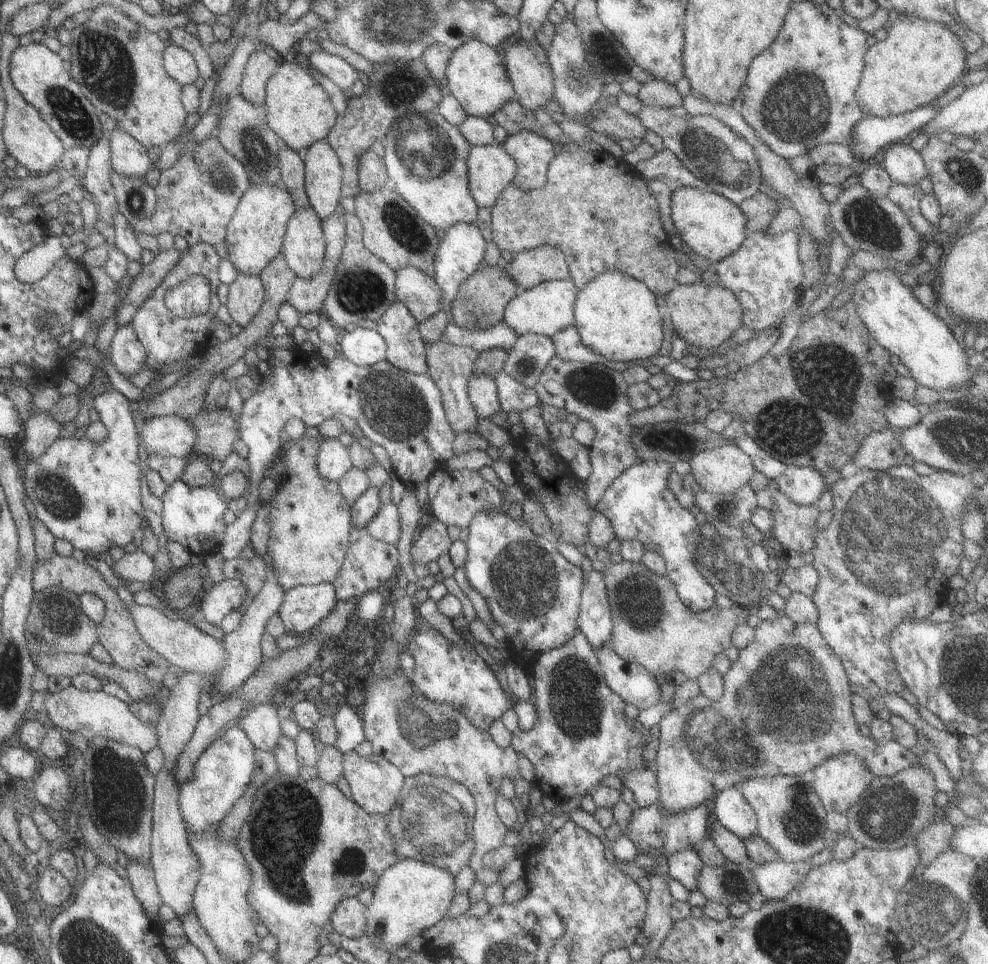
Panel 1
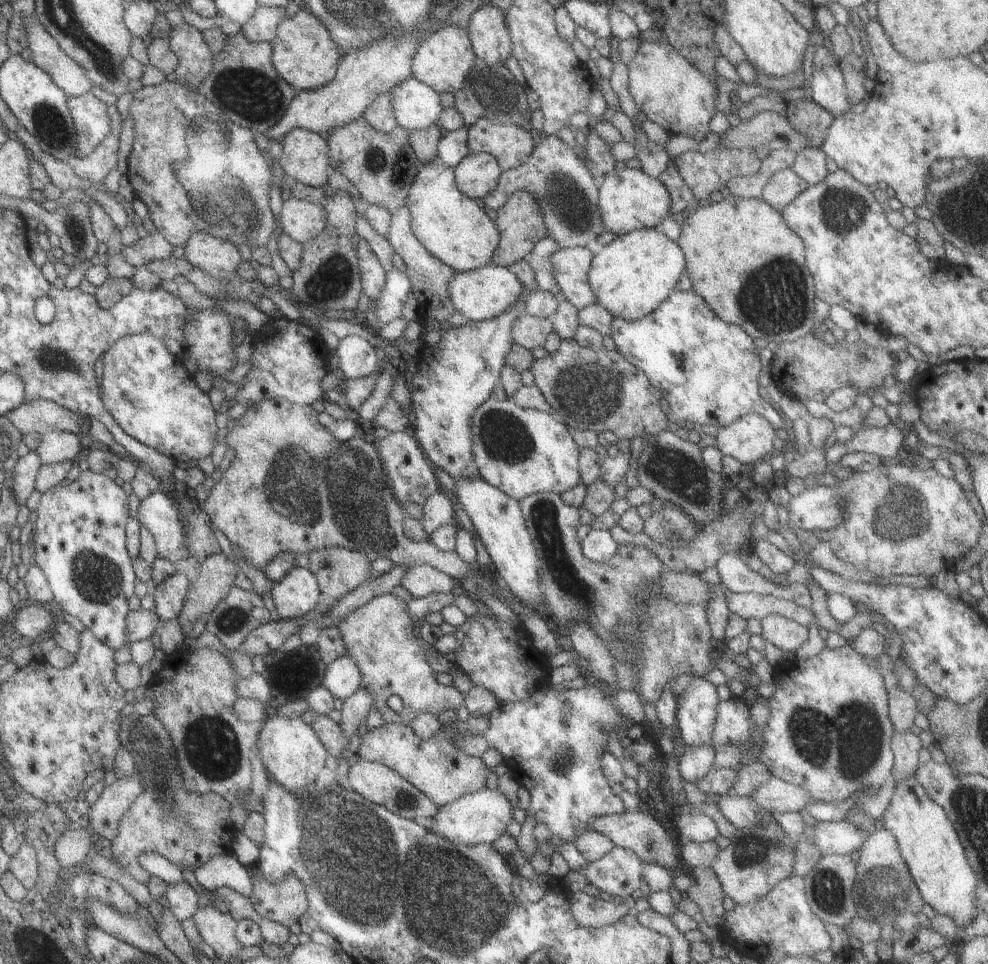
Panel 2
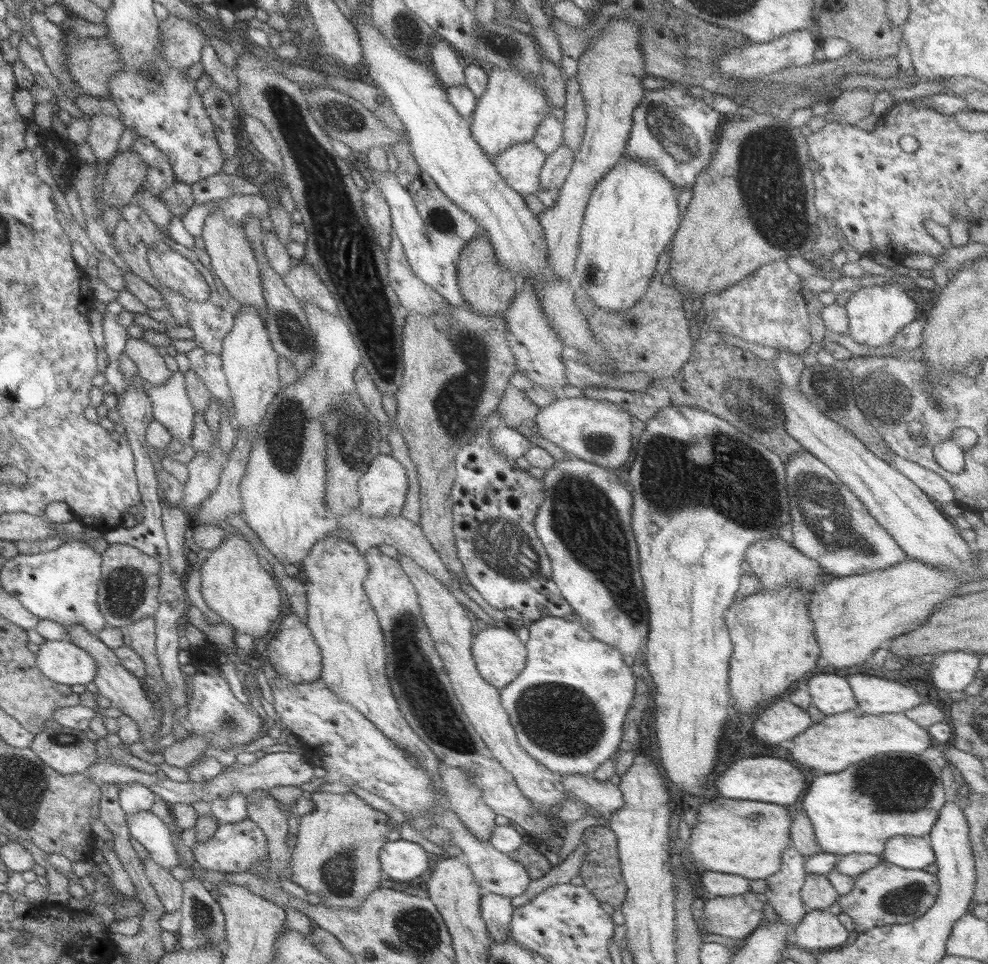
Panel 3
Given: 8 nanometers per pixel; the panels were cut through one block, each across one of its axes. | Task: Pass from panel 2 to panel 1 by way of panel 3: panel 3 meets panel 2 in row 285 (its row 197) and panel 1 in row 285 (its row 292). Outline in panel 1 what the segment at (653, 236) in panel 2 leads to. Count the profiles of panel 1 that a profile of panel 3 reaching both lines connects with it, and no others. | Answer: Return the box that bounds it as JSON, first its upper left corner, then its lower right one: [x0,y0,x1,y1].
[573,272,662,363]

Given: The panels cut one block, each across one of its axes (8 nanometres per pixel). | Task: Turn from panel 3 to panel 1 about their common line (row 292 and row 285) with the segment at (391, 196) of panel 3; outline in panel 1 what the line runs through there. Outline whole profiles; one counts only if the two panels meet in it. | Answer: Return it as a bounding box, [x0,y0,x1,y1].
[433,223,486,310]

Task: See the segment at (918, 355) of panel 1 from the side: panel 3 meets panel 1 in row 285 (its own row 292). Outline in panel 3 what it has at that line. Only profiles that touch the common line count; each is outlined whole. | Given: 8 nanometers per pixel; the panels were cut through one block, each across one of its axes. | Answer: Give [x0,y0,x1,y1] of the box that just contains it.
[843,283,920,348]

